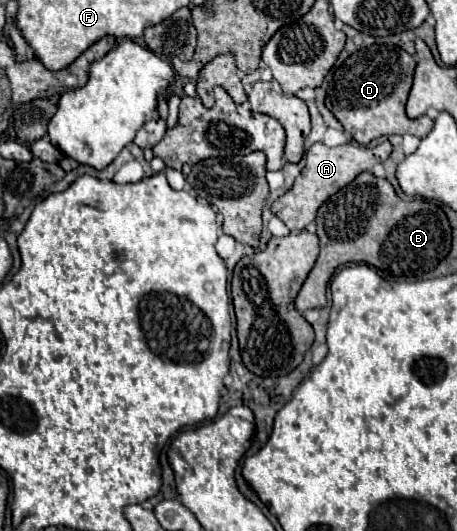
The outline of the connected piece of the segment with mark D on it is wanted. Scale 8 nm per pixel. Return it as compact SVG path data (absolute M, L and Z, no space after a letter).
M398 46L362 48L348 56L340 68L336 68L326 92L326 108L338 118L344 130L364 146L390 134L414 134L424 138L432 130L434 122L428 116L410 120L404 112L414 68L416 60Z

